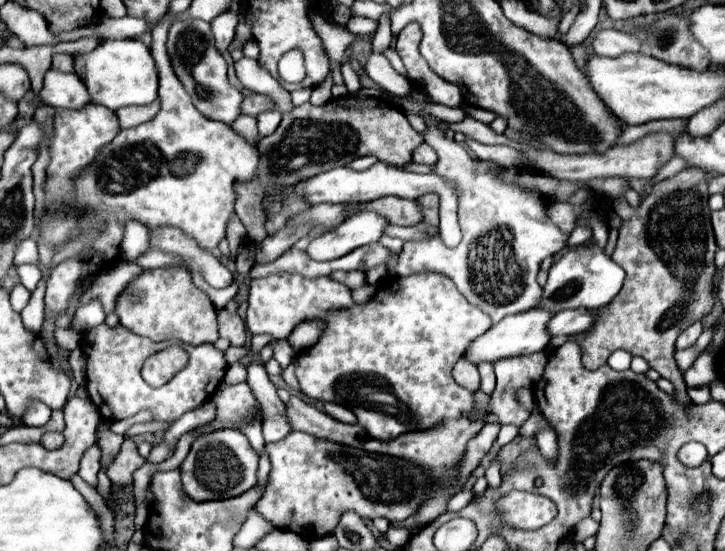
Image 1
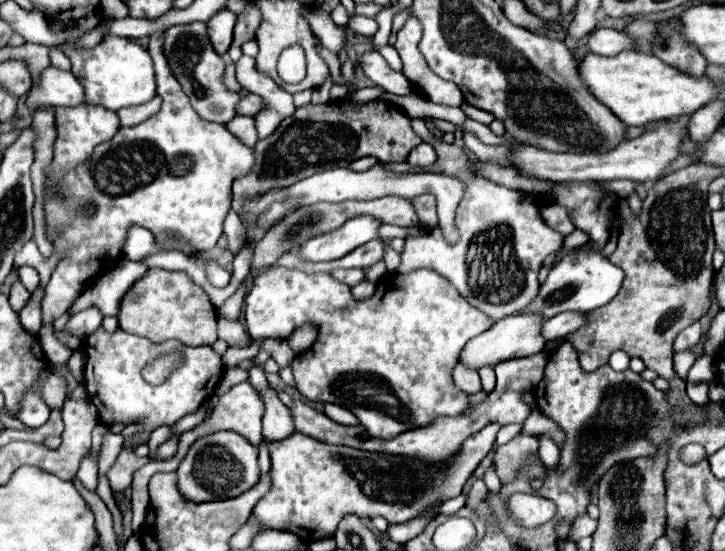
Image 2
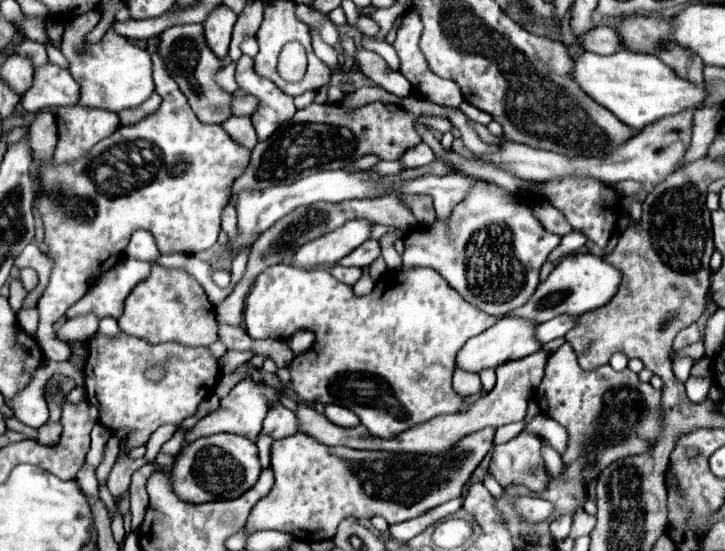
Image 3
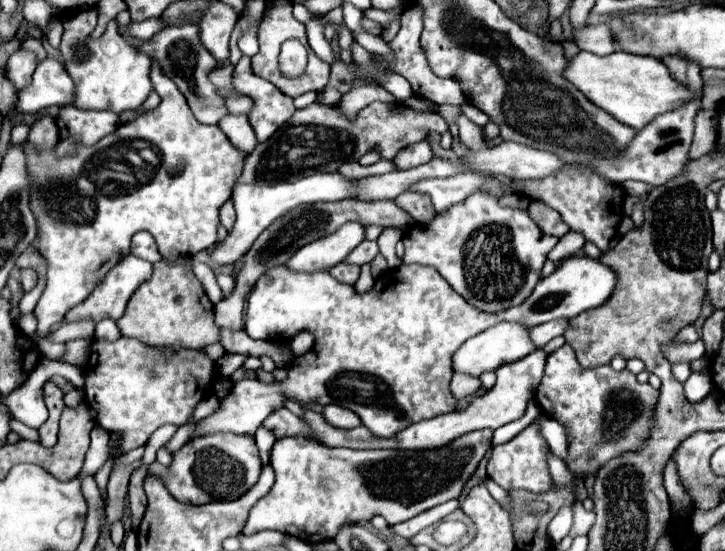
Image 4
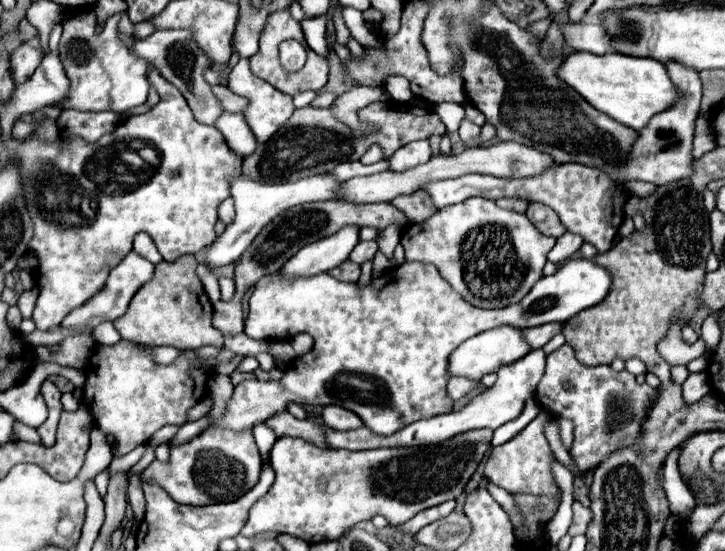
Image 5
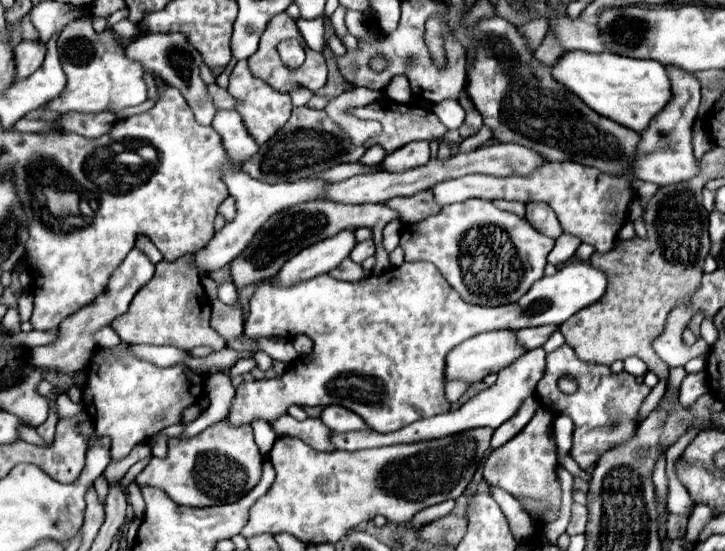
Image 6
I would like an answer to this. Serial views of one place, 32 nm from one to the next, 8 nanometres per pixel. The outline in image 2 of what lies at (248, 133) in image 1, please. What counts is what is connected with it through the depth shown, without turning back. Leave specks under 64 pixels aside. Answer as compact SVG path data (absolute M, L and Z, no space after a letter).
M236 116L232 118L226 128L238 138L242 140L248 148L254 148L254 144L258 142L258 134L256 134L256 128L254 128L254 120L250 116Z

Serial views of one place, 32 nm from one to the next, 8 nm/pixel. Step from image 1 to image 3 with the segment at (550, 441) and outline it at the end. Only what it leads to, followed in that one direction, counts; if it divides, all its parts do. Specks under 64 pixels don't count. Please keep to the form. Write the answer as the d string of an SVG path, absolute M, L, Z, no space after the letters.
M544 442L544 450L542 452L544 452L544 462L546 462L546 468L548 468L548 474L552 478L560 478L562 472L564 472L562 458L556 454L556 450L548 442Z

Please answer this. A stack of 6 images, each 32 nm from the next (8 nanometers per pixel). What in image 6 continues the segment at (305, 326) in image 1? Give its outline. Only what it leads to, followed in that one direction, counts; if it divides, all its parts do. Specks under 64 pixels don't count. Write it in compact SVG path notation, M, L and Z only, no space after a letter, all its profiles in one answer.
M296 336L292 338L292 346L298 352L298 356L306 356L312 352L312 340L308 336Z

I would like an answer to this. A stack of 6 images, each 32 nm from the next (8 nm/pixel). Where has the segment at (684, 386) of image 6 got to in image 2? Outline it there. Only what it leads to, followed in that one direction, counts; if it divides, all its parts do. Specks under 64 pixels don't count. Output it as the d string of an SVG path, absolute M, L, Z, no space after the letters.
M686 384L686 390L692 402L708 402L708 384Z

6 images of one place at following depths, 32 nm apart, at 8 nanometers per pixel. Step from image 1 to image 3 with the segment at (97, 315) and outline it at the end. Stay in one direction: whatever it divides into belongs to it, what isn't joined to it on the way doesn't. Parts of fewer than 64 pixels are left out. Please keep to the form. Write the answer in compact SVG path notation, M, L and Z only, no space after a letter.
M94 314L88 316L78 316L72 320L66 320L60 330L56 330L56 338L62 342L72 342L72 340L90 340L98 330L98 318Z

